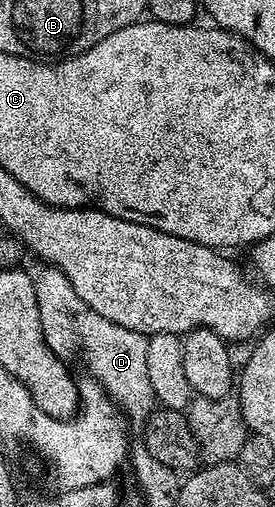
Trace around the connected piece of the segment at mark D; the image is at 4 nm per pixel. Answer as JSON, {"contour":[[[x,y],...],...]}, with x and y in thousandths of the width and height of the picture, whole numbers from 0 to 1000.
{"contour":[[[167,529],[153,542],[135,542],[124,566],[153,625],[153,653],[178,682],[200,694],[225,694],[236,682],[255,690],[287,682],[327,720],[324,736],[353,746],[407,791],[440,803],[455,822],[473,828],[527,826],[567,801],[553,750],[538,750],[535,661],[480,655],[407,631],[378,631],[378,623],[331,611],[305,592],[291,592],[291,584],[276,584],[233,536]]]}

